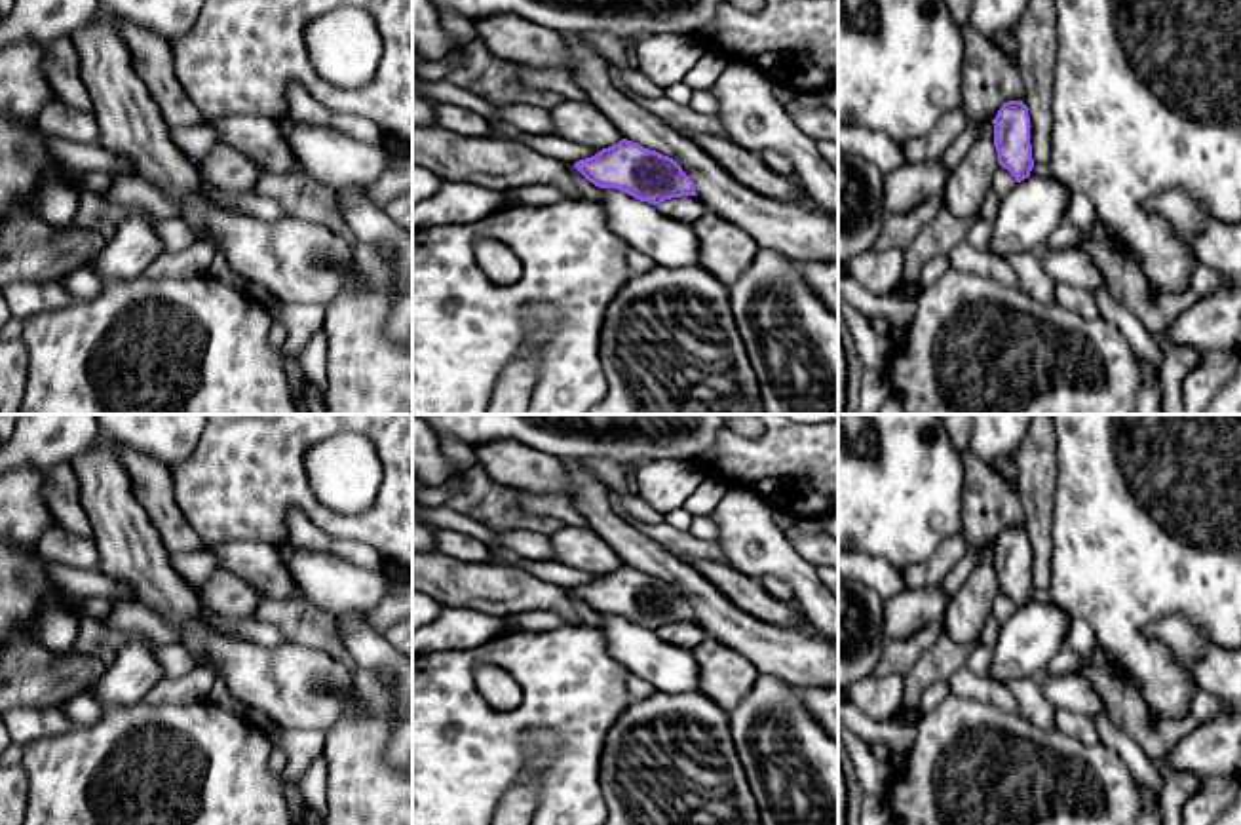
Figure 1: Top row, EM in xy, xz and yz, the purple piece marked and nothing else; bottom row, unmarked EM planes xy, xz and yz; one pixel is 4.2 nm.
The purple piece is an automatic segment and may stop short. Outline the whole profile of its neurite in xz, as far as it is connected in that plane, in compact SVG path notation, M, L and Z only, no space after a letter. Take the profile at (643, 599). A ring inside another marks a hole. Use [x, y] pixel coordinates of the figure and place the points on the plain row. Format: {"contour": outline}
{"contour": "M564 527L549 536L553 561L599 578L574 593L599 614L616 614L659 631L671 624L697 622L694 606L669 582L621 563L589 527Z"}

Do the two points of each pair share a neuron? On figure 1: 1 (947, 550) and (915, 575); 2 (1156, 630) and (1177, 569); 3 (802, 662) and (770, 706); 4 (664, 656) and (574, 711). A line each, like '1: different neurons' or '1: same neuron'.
1: same neuron
2: different neurons
3: different neurons
4: different neurons

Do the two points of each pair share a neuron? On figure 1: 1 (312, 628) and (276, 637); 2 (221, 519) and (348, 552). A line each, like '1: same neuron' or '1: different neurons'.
1: different neurons
2: different neurons

